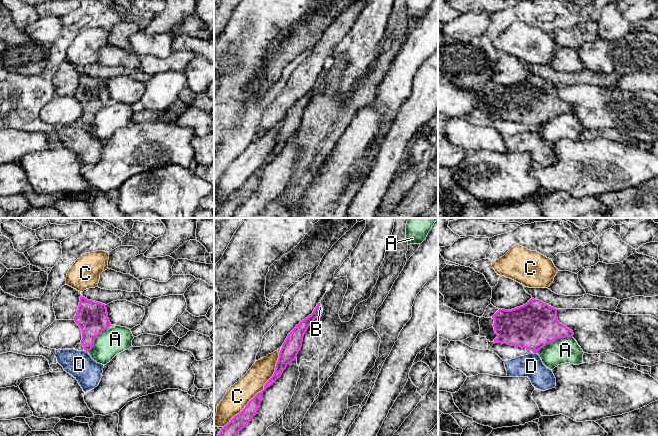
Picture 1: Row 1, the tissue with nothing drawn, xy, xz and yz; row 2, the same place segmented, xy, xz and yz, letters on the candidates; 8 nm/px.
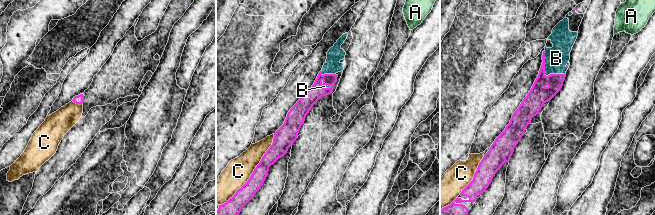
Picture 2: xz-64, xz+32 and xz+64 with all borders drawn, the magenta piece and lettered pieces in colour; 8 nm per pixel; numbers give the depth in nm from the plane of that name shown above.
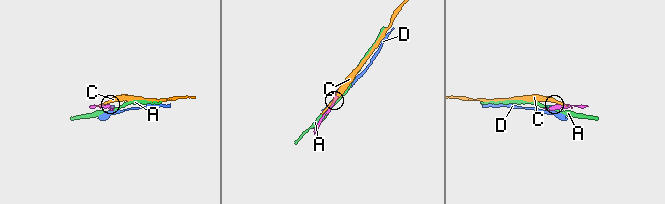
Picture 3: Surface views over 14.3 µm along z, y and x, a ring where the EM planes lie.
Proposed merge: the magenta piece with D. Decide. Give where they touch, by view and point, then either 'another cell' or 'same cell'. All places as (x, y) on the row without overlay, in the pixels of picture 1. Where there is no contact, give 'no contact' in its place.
xy (86, 127) | another cell

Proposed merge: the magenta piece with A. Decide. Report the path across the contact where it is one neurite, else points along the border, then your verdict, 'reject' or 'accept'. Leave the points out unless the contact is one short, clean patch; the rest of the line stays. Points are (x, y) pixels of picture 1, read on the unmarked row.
reject

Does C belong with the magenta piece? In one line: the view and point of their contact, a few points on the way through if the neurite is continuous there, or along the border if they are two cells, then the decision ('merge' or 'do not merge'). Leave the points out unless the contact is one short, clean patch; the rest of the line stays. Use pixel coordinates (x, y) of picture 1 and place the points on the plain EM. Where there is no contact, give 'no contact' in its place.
contact xz (264, 164); do not merge

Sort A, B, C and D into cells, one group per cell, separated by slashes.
A / B / C / D

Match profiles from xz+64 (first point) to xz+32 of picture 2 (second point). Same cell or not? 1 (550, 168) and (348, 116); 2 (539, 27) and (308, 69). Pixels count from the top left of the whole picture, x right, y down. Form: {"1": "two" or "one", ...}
{"1": "two", "2": "two"}

